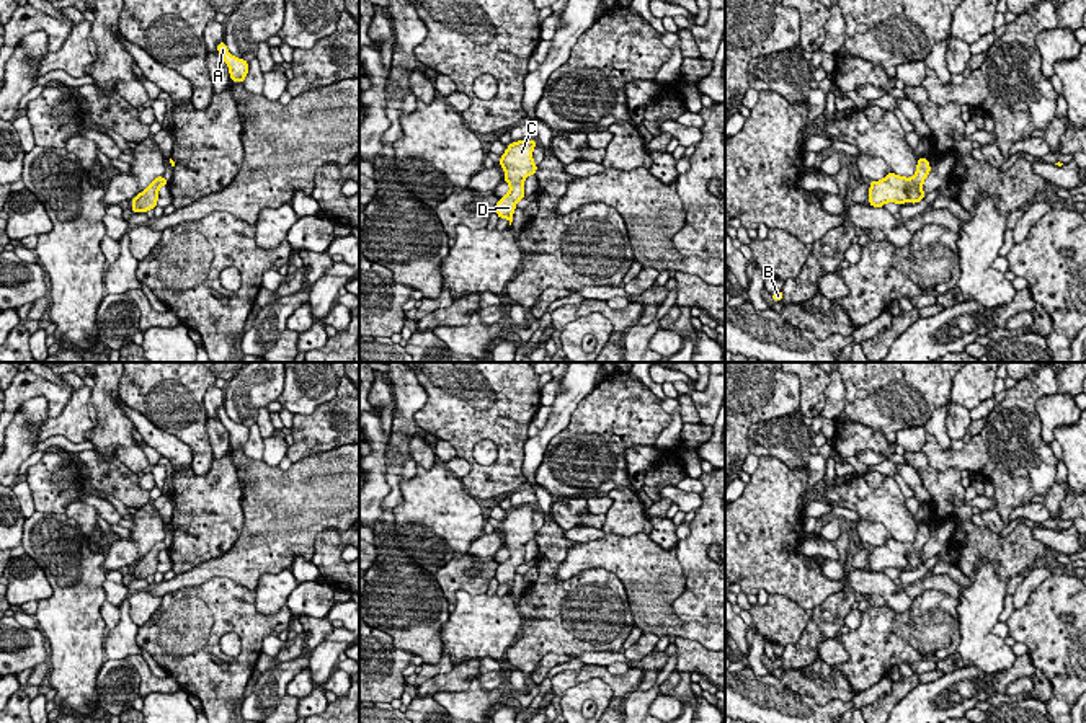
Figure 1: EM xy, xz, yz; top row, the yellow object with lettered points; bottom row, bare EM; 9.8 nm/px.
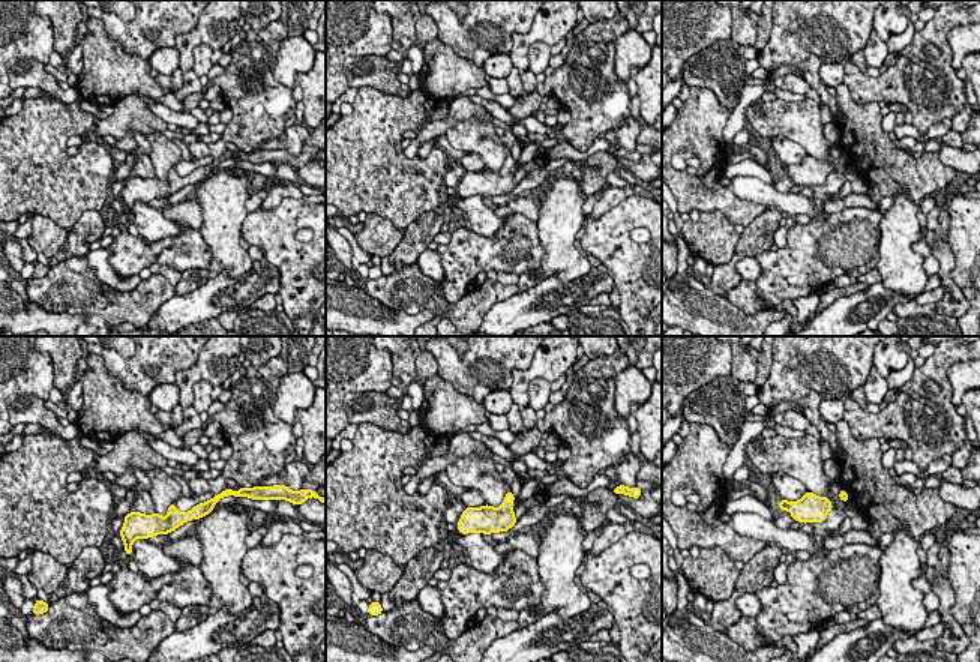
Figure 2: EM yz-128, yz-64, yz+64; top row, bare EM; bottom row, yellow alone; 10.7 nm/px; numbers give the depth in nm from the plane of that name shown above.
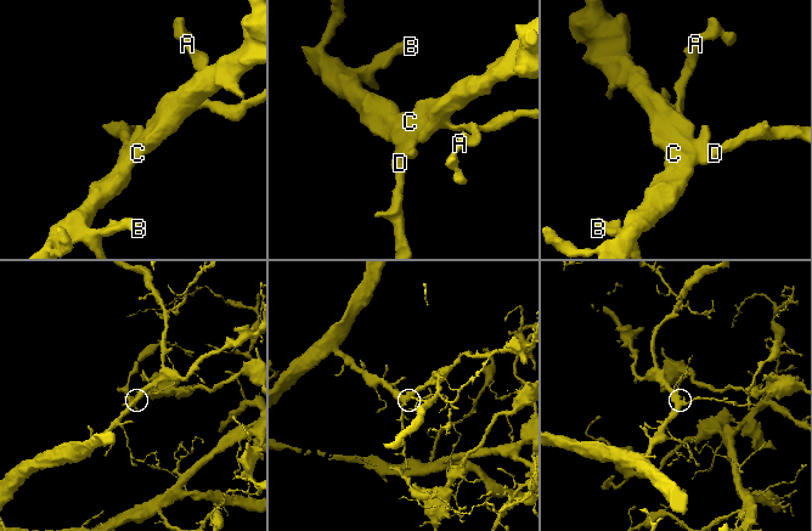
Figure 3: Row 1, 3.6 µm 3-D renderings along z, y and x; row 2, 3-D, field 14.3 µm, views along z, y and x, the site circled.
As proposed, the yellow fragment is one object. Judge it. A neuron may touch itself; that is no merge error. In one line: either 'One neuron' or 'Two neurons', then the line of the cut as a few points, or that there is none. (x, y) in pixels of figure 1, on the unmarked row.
One neuron. No split

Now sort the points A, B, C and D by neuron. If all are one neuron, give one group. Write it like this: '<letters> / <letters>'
A B C D

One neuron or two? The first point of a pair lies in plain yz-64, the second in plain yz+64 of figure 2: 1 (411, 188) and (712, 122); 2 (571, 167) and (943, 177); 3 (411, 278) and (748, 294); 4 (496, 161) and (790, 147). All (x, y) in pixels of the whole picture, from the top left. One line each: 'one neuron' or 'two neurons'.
1: one neuron
2: one neuron
3: one neuron
4: two neurons

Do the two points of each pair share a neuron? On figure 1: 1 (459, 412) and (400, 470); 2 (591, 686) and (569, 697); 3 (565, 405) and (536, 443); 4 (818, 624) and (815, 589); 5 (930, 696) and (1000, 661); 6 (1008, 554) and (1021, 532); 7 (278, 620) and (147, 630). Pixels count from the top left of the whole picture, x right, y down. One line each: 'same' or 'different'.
1: different
2: same
3: same
4: different
5: different
6: same
7: same

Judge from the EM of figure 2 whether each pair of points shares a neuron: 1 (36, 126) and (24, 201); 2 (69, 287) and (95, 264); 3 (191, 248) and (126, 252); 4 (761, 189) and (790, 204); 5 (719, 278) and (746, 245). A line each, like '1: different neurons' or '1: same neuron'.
1: same neuron
2: different neurons
3: same neuron
4: same neuron
5: same neuron

